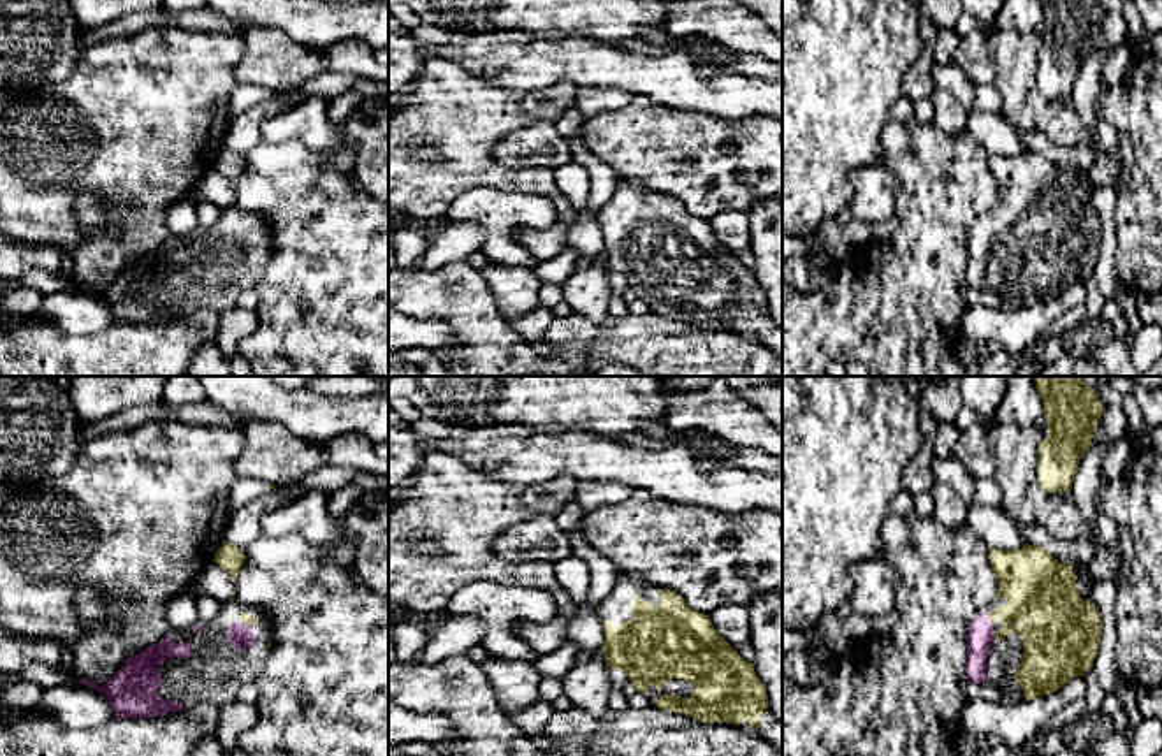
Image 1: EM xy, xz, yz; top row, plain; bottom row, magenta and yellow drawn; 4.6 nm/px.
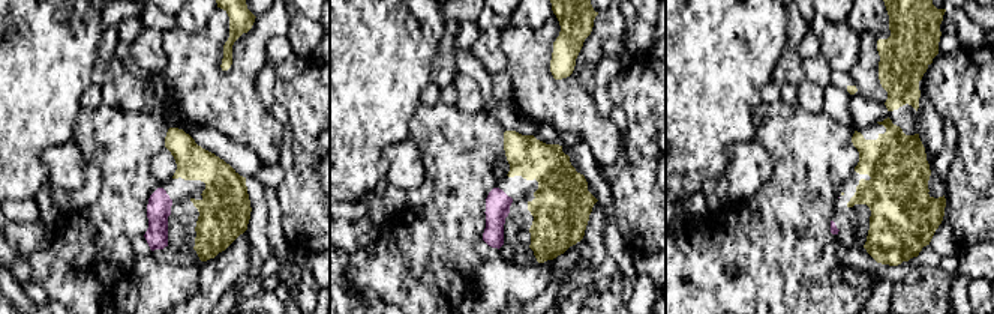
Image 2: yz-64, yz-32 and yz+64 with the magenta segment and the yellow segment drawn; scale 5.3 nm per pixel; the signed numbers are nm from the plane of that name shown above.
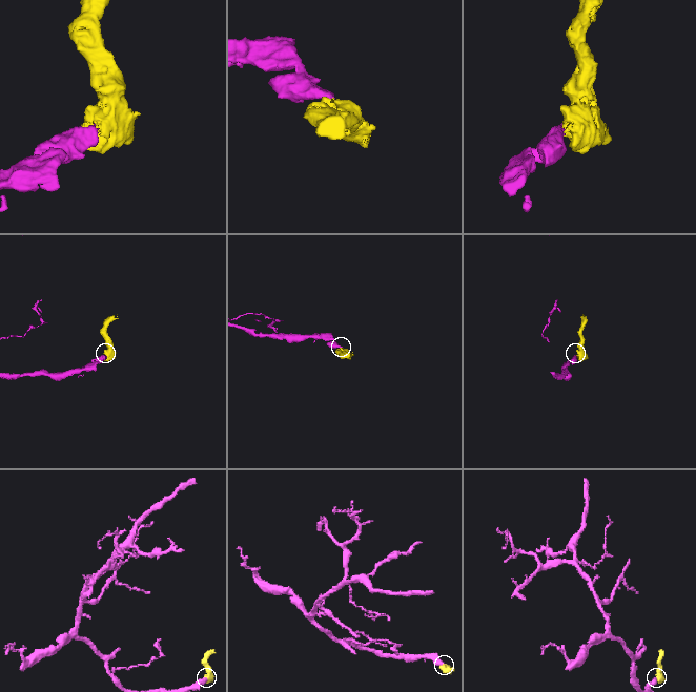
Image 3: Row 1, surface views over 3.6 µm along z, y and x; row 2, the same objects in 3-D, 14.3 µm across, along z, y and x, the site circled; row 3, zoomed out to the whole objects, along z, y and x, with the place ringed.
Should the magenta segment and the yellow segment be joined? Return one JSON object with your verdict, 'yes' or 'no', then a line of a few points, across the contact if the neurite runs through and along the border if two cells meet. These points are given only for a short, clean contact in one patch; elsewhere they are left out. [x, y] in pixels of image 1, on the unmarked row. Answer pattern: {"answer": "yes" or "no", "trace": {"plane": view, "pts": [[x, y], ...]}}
{"answer": "yes", "trace": {"plane": "yz", "pts": [[980, 247], [980, 232], [988, 222], [1008, 220], [1039, 203]]}}

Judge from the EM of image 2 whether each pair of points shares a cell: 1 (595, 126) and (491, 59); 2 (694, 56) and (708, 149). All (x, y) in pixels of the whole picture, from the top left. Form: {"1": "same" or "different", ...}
{"1": "different", "2": "same"}

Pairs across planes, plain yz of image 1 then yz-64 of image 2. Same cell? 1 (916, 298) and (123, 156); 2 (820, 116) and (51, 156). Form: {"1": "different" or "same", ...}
{"1": "same", "2": "different"}

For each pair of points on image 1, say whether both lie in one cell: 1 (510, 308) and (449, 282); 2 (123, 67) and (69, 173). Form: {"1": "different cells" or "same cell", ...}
{"1": "different cells", "2": "same cell"}

